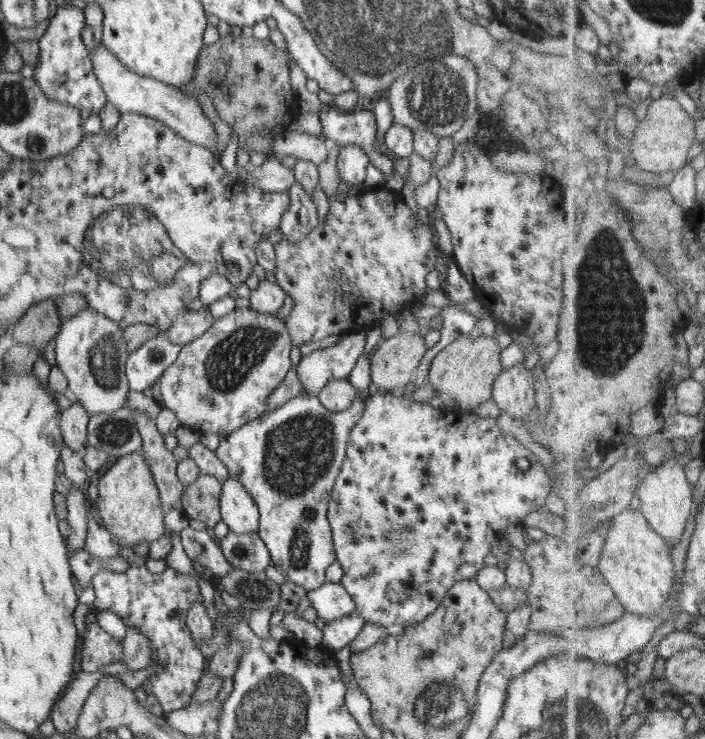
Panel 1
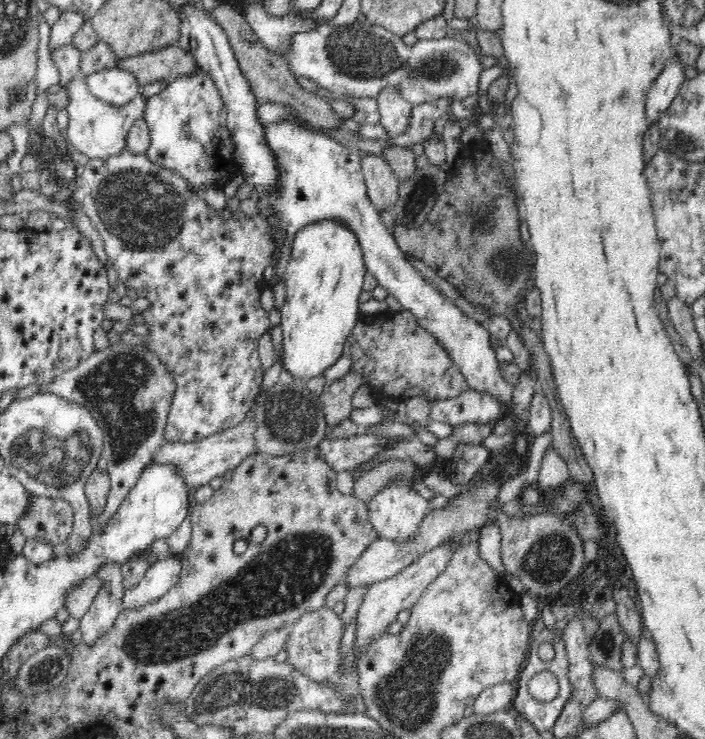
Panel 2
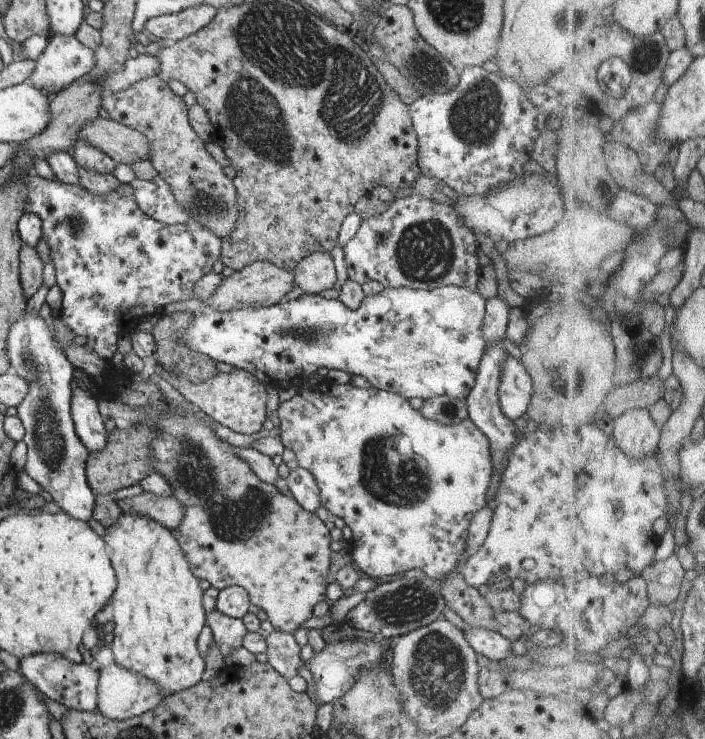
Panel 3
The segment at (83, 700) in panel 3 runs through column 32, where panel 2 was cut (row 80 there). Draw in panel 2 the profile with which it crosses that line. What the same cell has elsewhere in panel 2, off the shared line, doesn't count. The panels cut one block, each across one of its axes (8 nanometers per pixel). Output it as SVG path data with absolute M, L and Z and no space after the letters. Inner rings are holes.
M674 54L652 83L644 106L650 124L660 120L663 112L670 106L672 100L678 96L678 90L686 79L684 67L685 65L680 61L680 57Z

